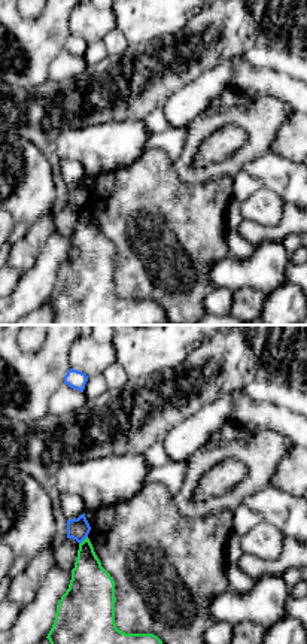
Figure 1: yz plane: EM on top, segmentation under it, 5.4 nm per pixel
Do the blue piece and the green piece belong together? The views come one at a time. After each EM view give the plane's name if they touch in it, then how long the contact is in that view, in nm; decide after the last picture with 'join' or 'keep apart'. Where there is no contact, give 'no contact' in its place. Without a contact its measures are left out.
contact in yz; length 70 nm

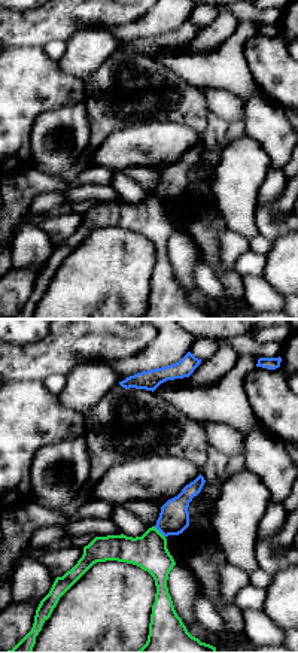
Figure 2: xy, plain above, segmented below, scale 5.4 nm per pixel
contact in xy; length 90 nm

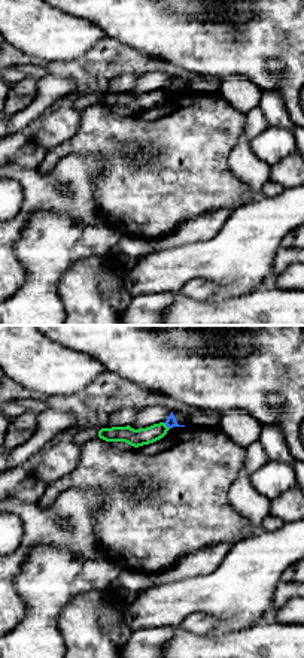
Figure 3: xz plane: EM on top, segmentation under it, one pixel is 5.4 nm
contact in xz; length 50 nm

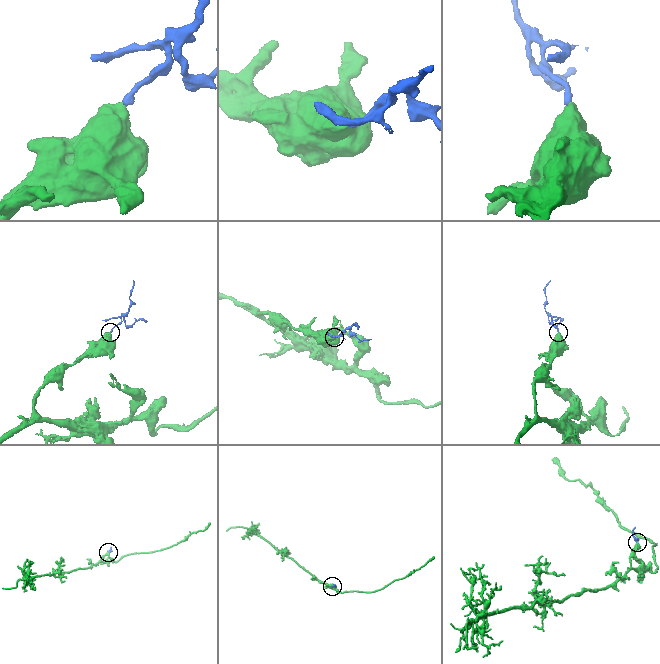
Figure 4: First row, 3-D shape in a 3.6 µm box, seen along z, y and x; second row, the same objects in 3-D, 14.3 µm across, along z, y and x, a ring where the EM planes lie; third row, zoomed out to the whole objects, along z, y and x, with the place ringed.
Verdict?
keep apart

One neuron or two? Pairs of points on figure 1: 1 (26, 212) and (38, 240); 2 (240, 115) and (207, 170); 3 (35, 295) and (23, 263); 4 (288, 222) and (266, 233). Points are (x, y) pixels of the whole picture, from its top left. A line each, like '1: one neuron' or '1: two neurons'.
1: two neurons
2: one neuron
3: two neurons
4: one neuron

